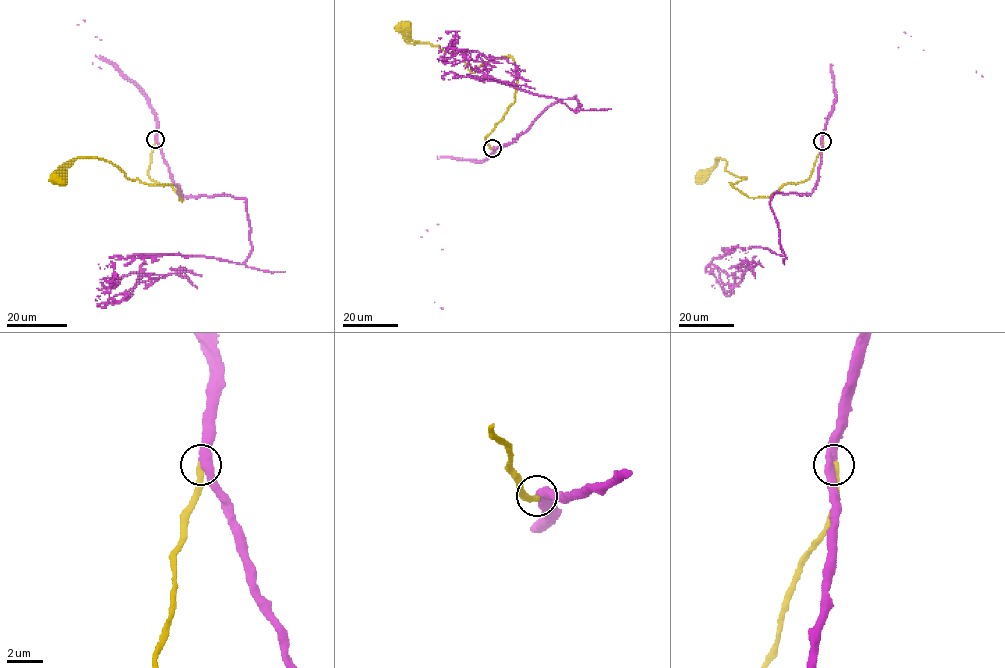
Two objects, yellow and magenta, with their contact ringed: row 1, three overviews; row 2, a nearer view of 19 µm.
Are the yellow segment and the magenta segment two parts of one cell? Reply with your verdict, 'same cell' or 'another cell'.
same cell

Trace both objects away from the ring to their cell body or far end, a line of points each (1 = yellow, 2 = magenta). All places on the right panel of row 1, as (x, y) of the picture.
1: (822, 141), (810, 175), (767, 197), (748, 197), (733, 187), (746, 178), (726, 171), (720, 158), (702, 176)
2: (822, 141), (814, 189), (771, 197), (783, 255), (753, 248), (723, 290), (710, 263), (745, 248)

